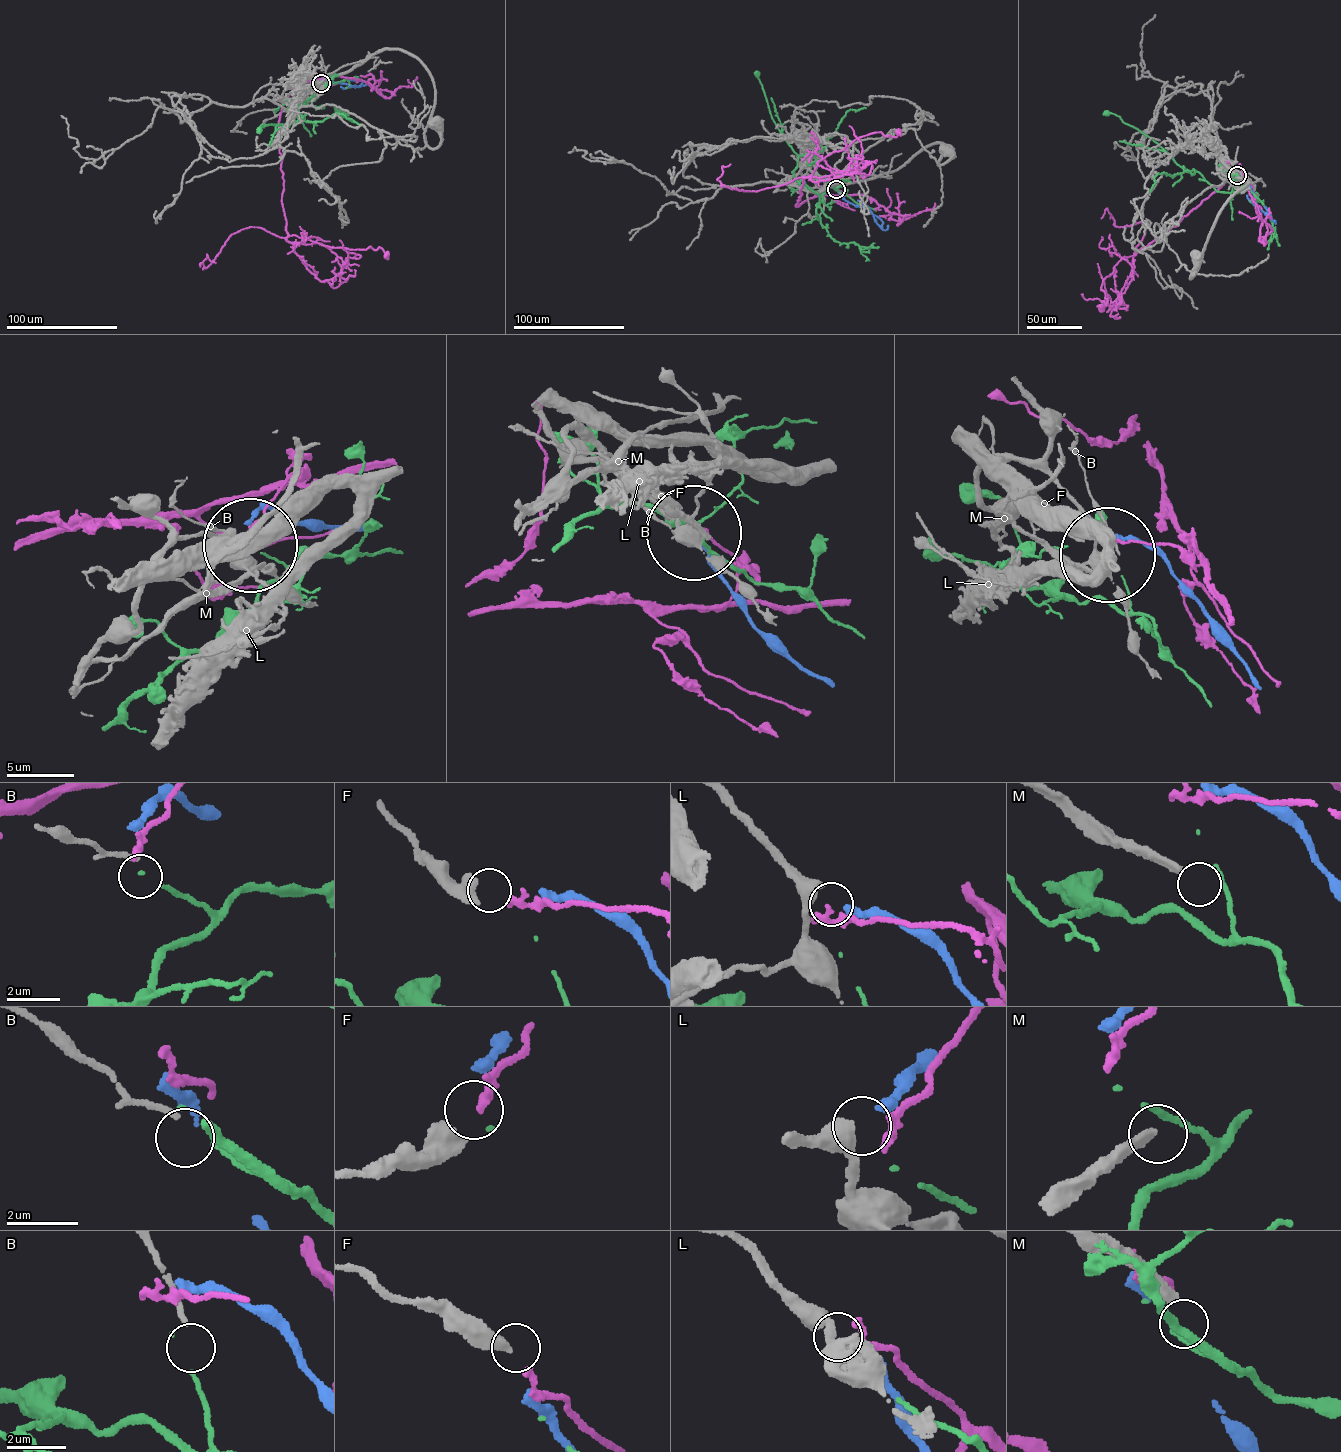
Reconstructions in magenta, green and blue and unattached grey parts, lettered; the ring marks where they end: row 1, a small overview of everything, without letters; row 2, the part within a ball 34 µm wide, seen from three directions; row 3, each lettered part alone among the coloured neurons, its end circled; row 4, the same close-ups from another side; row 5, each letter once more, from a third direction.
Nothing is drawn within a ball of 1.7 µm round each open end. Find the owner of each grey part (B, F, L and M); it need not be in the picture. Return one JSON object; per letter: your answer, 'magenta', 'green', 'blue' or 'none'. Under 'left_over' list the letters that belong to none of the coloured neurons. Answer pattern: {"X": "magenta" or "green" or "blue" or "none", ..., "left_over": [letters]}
{"B": "none", "F": "magenta", "L": "blue", "M": "none", "left_over": ["B", "M"]}

